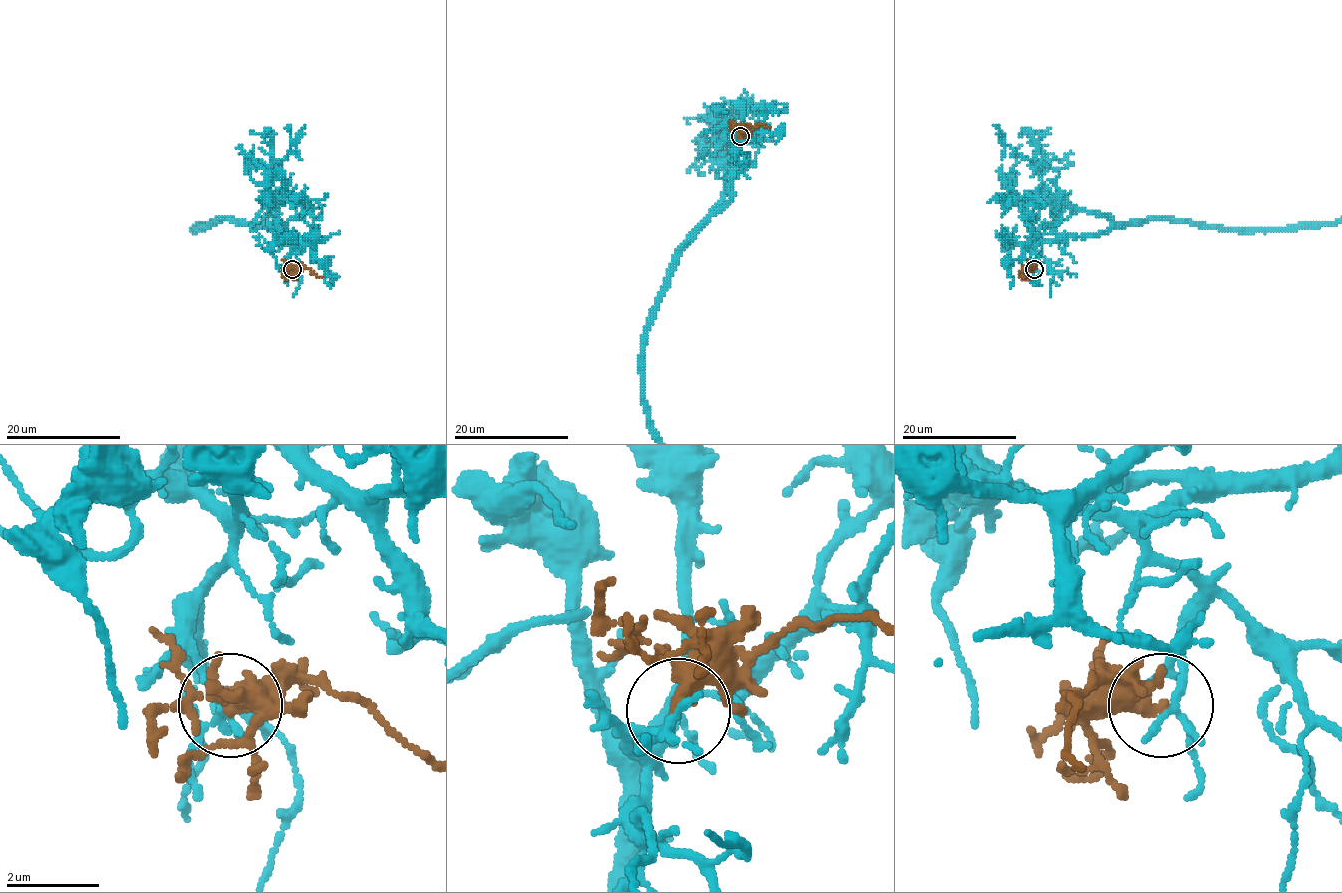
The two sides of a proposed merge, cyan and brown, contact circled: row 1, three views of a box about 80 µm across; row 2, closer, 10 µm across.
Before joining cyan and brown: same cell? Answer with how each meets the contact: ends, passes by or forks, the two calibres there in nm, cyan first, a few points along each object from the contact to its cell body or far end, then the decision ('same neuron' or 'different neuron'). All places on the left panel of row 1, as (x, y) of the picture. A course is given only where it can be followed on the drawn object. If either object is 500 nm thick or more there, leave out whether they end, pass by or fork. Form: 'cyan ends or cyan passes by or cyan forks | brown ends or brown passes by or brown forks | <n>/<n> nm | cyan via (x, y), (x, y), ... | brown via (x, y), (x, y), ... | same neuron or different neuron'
cyan forks | brown passes by | 140/280 nm | brown via (292, 269), (304, 266), (321, 276) | different neuron

